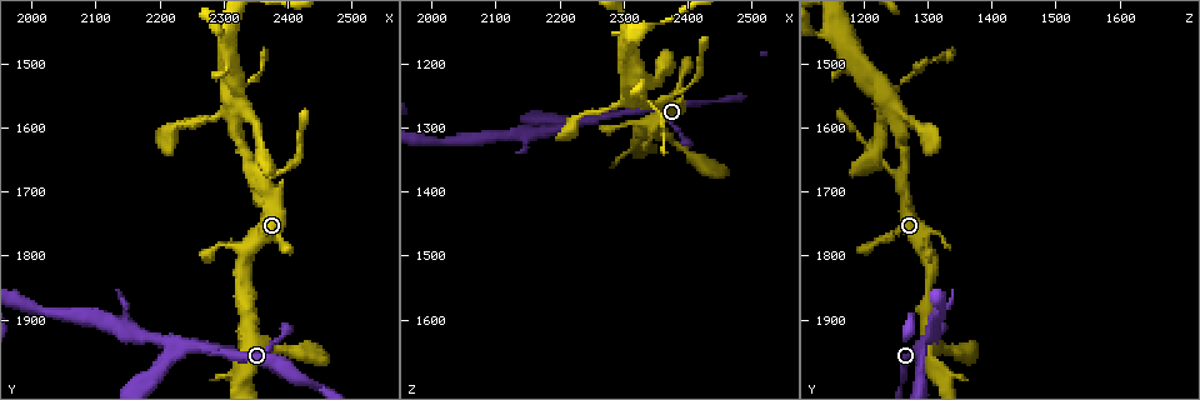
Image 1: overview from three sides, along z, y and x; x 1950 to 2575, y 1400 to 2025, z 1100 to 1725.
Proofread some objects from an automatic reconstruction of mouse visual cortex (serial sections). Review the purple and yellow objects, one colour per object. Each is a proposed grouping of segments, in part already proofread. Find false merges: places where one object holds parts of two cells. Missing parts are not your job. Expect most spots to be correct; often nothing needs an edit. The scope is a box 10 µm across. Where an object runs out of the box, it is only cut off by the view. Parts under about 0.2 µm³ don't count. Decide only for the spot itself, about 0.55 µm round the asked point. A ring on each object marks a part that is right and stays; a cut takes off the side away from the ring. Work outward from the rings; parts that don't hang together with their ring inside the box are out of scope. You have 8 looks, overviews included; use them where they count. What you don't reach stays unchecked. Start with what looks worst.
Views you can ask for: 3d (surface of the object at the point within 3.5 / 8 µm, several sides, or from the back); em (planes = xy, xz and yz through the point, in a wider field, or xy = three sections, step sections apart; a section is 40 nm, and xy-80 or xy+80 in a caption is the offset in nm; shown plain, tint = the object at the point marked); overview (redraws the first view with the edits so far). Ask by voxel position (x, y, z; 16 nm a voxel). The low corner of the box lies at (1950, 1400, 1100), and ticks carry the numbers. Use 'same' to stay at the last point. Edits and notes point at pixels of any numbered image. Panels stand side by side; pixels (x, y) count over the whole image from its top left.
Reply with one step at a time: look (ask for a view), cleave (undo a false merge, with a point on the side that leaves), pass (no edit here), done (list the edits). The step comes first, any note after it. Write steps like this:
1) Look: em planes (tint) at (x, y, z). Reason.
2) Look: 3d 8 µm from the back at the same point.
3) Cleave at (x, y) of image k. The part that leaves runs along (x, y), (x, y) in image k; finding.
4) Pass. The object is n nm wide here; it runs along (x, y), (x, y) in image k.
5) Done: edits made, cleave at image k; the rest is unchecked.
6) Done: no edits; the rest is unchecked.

Look: 3d 8 µm at (2230, 1940, 1290). Side arm on a straight run.

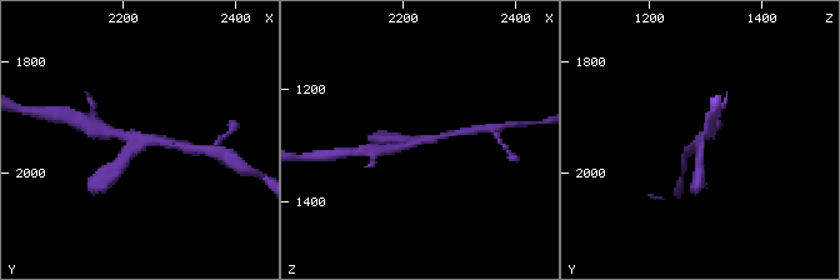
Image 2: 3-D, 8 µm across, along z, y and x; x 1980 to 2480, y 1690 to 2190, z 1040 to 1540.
Look: 3d 3.5 µm at the same point. Closer look.

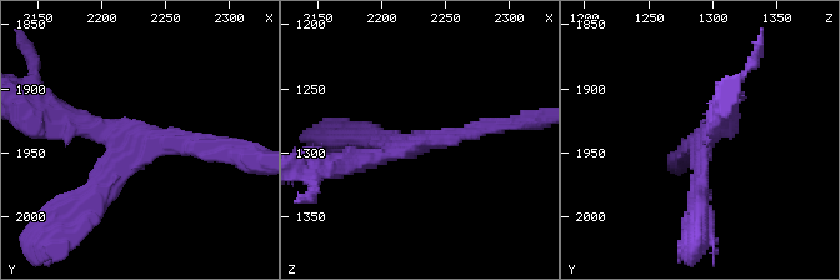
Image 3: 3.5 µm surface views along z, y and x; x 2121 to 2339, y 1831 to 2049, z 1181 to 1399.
Look: em xy step 3 (tint) at (2232, 1940, 1292). 3 arms meet here; the arms are 200, 200, 250 nm wide.

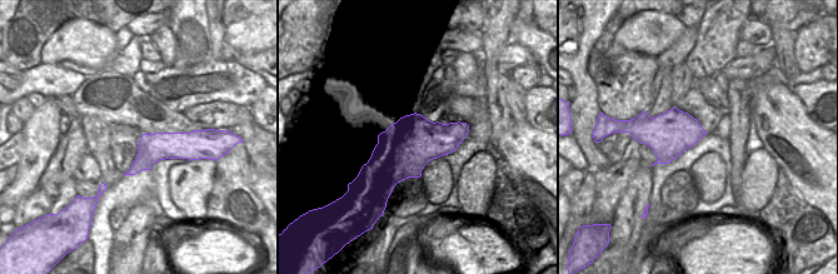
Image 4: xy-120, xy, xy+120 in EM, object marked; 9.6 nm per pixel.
Pass. It runs along (501, 121), (344, 164) in image 3; continuous, no second cell.

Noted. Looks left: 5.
Look: 3d 3.5 µm at (2315, 1570, 1250). Branch point.

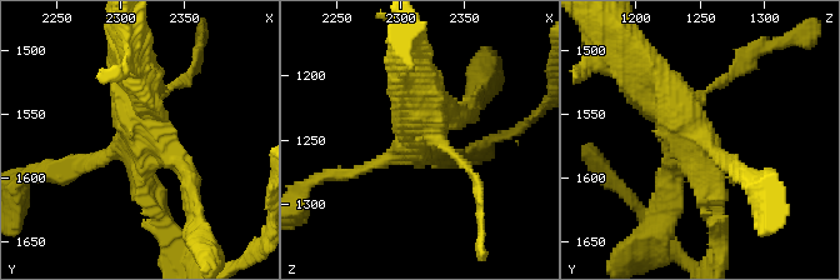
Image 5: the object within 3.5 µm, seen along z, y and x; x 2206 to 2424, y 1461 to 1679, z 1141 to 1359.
Look: em xy step 2 (tint) at (2312, 1570, 1250). Now the EM.

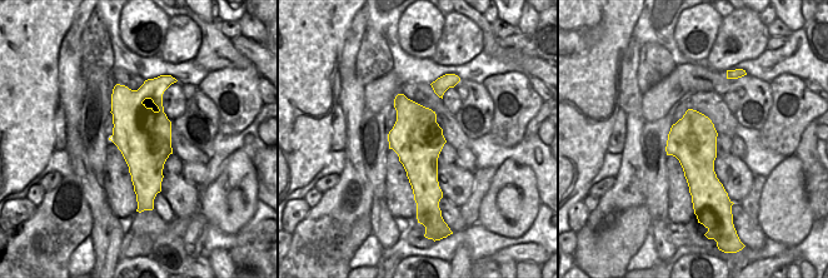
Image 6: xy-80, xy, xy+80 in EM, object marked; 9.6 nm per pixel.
Pass. The object is 500 nm wide here; it runs along (714, 211), (708, 150), (644, 78) in image 5; continuous, no second cell.

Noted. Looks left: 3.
Look: 3d 3.5 µm from the back at (2310, 1440, 1155). Branch point.

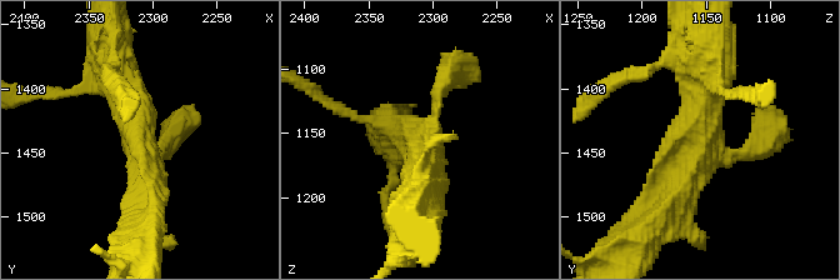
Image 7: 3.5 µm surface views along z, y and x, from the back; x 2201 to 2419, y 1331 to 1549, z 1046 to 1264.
Look: em xy step 3 (tint) at (2310, 1444, 1156). 3 arms meet here; the arms are 200, 400, 450 nm wide.

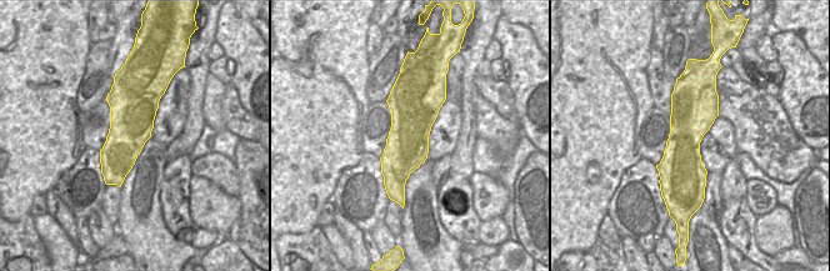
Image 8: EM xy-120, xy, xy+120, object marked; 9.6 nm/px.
Pass. It runs along (663, 216), (714, 90) in image 7; all the same cell.

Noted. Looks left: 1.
Done: no edits; the rest is unchecked.

